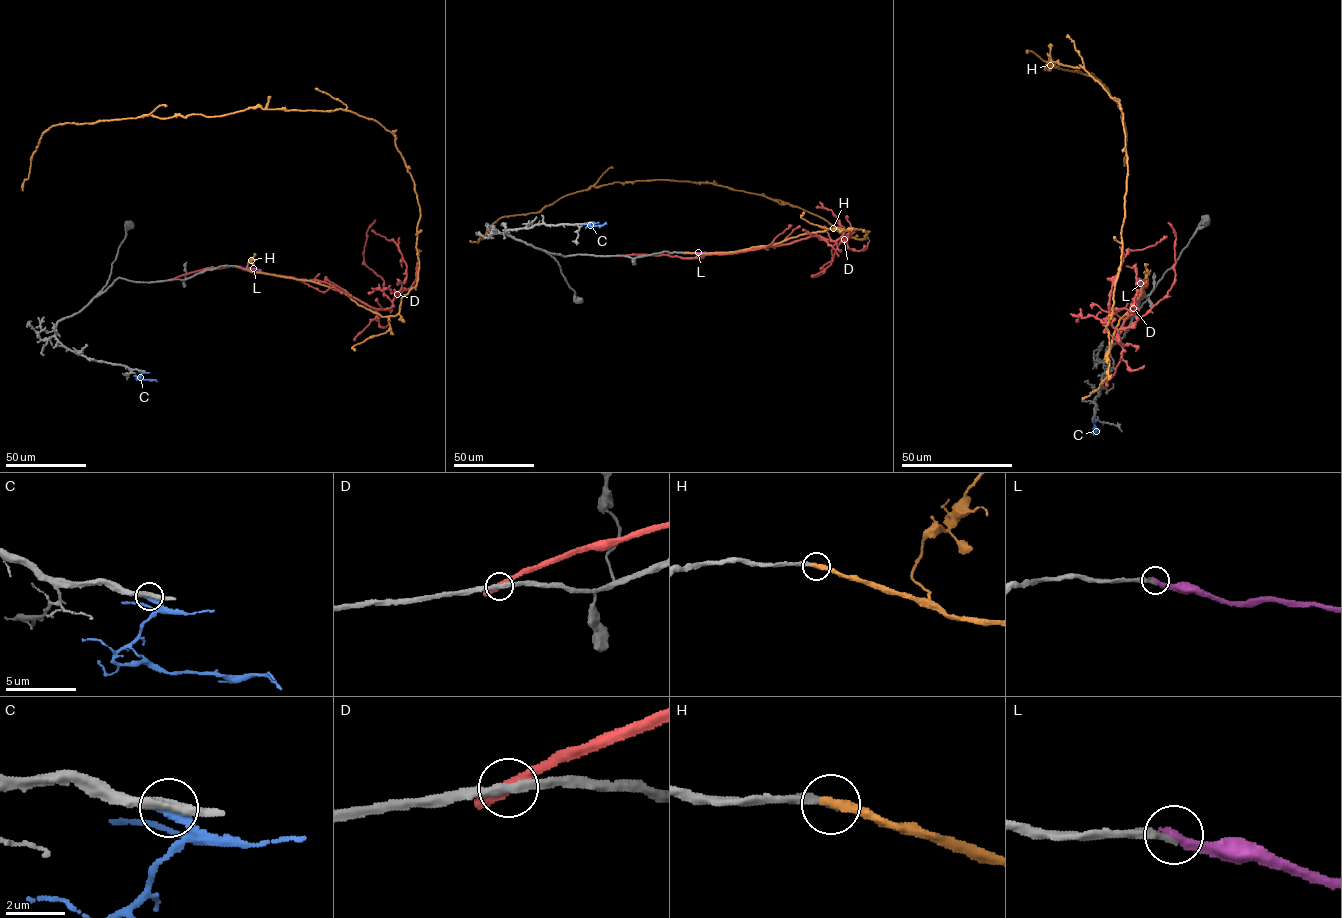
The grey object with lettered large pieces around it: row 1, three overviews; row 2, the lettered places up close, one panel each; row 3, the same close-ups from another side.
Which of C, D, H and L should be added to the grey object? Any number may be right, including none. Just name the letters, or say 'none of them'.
H

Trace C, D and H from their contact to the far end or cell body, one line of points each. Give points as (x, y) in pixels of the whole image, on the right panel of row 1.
C: (1093, 419), (1097, 431), (1093, 434)
D: (1142, 296), (1145, 279), (1119, 330), (1121, 344), (1123, 328), (1161, 300), (1174, 282), (1176, 238), (1168, 222)
H: (1139, 280), (1106, 355), (1123, 115), (1083, 67), (1050, 57), (1044, 69), (1092, 73), (1118, 104), (1125, 166)

